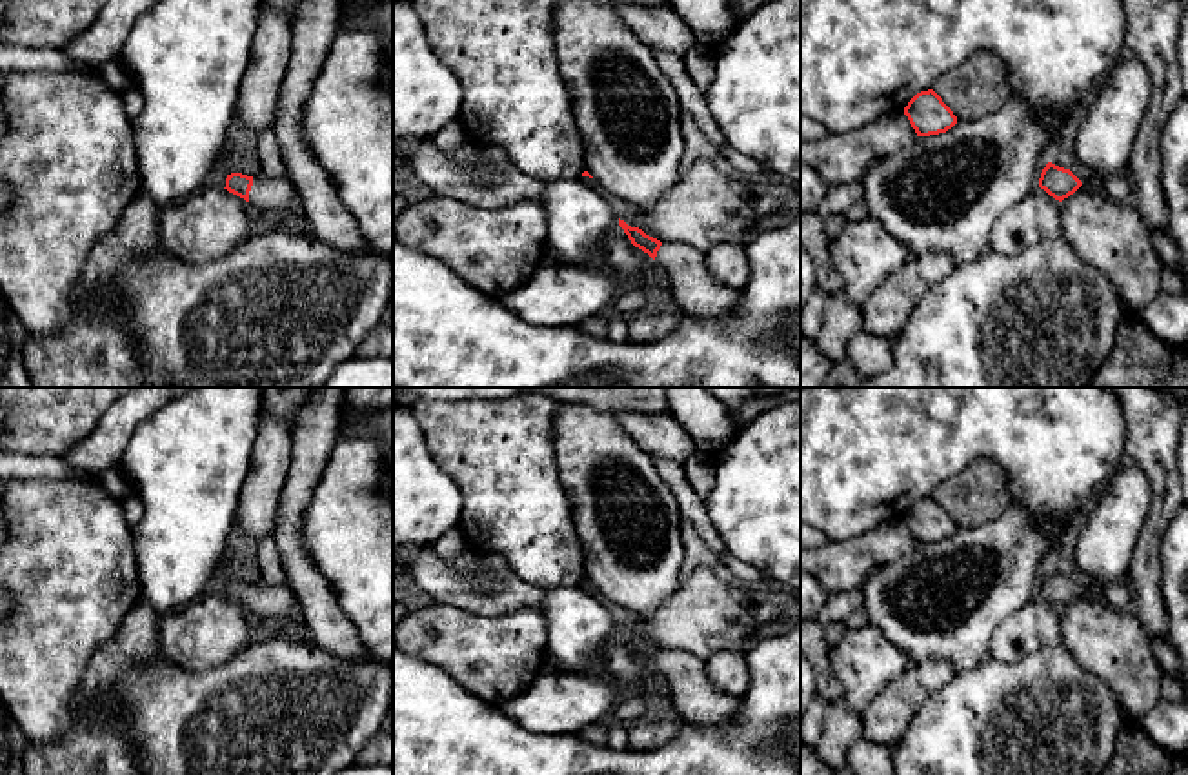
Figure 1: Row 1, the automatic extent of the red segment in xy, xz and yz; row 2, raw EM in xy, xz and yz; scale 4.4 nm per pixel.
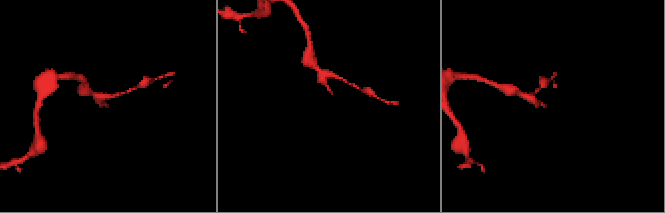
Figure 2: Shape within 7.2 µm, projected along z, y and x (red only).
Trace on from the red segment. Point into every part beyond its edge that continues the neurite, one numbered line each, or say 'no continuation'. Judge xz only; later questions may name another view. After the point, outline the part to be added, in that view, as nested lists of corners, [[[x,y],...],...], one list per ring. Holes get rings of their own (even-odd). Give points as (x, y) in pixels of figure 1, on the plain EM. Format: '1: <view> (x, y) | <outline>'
1: xz (695, 699) | [[[664,649],[655,669],[660,673],[675,711],[684,724],[713,726],[739,710],[739,699],[719,691],[706,675],[706,662],[679,649]]]

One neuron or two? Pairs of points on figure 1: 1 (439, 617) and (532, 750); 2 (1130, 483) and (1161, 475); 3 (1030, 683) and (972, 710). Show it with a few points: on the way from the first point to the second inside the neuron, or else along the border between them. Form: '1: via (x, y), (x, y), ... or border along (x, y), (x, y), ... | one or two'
1: border along (459, 683), (473, 695), (495, 706) | two
2: border along (1128, 459), (1148, 479), (1150, 510), (1145, 521) | two
3: via (1016, 697), (1003, 710), (986, 710) | one

